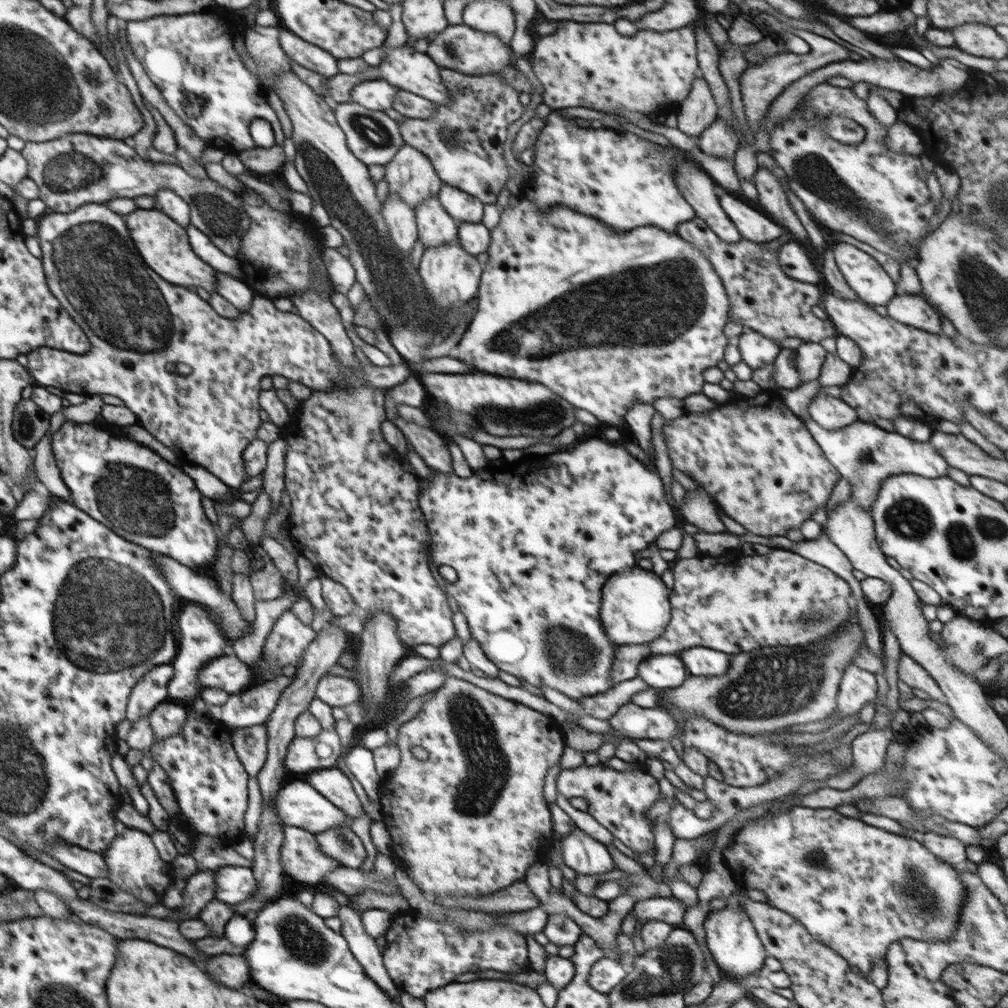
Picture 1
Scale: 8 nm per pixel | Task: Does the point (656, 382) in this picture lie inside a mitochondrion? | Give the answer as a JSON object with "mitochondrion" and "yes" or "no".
{"mitochondrion":"no"}

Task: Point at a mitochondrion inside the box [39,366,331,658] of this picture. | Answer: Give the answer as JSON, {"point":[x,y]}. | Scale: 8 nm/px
{"point":[138,499]}

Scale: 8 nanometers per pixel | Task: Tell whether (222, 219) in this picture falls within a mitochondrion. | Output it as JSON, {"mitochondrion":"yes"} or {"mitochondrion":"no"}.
{"mitochondrion":"yes"}

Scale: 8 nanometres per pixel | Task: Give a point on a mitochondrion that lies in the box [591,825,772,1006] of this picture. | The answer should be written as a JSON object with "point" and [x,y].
{"point":[676,969]}

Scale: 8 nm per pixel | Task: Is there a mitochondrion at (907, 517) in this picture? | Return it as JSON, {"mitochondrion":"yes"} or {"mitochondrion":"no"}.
{"mitochondrion":"yes"}

